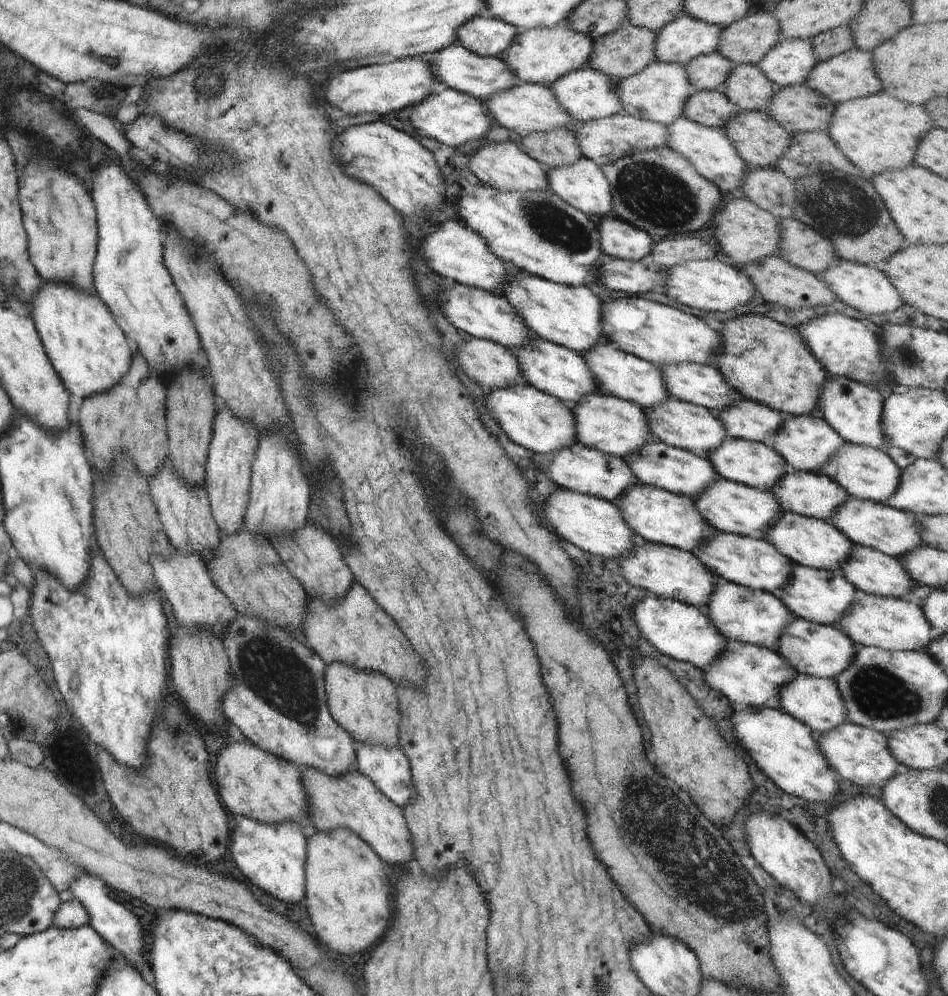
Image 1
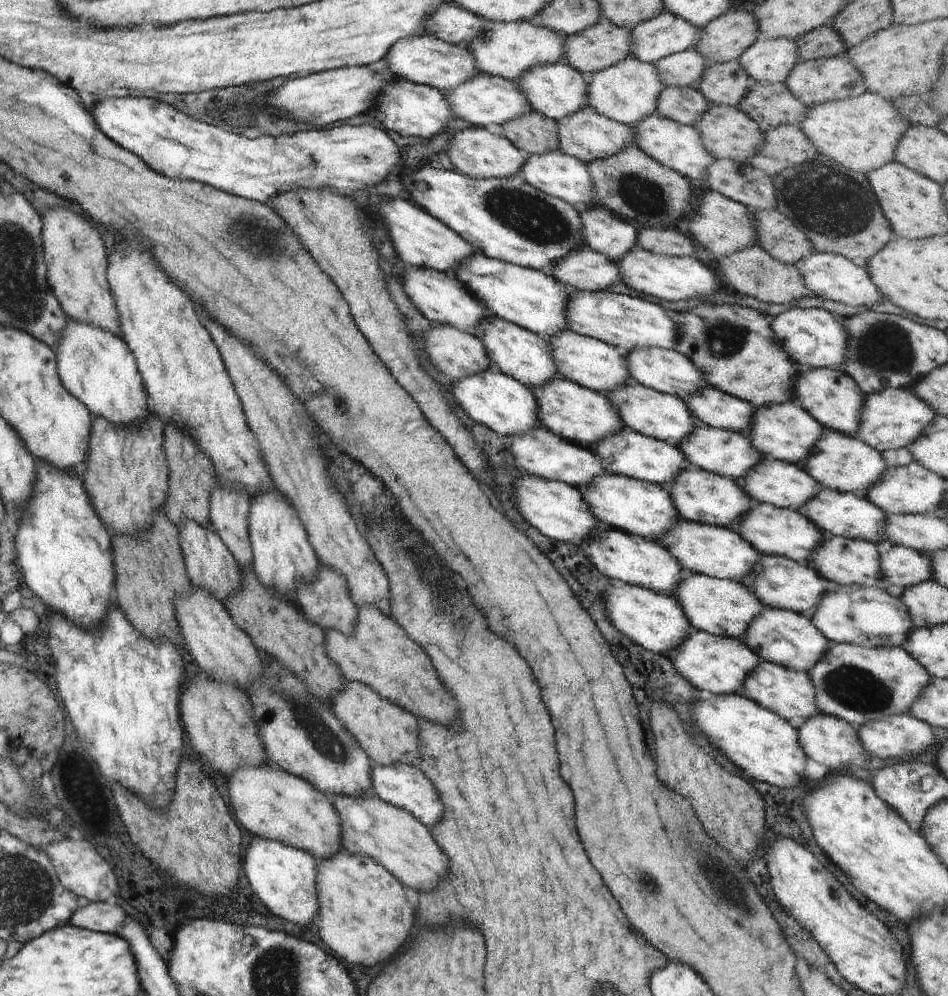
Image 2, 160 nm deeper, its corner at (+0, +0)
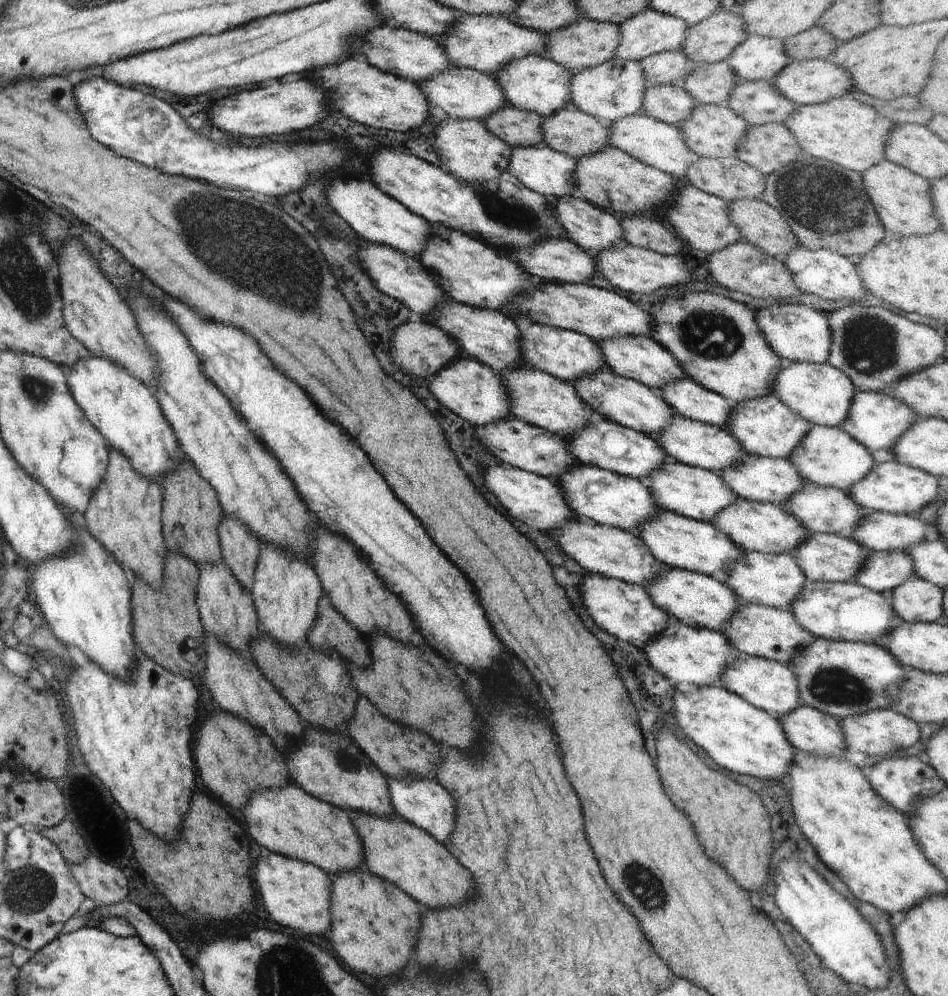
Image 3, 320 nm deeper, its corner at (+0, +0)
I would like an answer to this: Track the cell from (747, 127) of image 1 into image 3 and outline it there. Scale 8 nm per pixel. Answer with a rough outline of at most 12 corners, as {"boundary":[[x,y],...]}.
{"boundary":[[699,103],[678,125],[694,157],[735,154],[747,122]]}

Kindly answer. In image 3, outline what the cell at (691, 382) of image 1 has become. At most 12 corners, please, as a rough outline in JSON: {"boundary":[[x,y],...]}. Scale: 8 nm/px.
{"boundary":[[652,335],[600,343],[603,364],[659,391],[681,377]]}

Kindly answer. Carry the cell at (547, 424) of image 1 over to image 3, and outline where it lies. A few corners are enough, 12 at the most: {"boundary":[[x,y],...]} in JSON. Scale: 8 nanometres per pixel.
{"boundary":[[460,355],[430,380],[474,426],[510,416],[499,373]]}

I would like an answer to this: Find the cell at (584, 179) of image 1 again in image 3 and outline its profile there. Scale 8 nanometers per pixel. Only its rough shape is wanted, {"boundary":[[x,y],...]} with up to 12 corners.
{"boundary":[[544,144],[513,147],[507,172],[554,201],[573,192],[577,161]]}

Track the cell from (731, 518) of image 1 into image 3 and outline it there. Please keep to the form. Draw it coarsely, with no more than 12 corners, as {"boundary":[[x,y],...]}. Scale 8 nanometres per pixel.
{"boundary":[[666,455],[658,508],[710,524],[734,500],[720,473]]}

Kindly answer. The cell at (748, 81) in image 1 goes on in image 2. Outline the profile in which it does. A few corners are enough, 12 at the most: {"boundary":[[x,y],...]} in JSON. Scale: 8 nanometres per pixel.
{"boundary":[[738,61],[708,65],[691,86],[708,104],[738,106],[758,83]]}

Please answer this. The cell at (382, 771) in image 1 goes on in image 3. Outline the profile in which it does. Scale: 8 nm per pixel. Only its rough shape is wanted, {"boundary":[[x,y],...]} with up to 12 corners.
{"boundary":[[388,778],[395,815],[446,845],[454,798],[434,779]]}

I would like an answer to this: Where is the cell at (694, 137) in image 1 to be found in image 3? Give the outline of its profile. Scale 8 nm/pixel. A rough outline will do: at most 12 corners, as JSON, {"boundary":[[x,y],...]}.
{"boundary":[[643,112],[608,127],[611,147],[673,176],[694,158],[678,126]]}

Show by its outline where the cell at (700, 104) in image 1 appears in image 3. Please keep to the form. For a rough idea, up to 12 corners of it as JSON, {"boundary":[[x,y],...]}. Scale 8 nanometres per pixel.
{"boundary":[[647,84],[642,112],[678,126],[698,105],[681,84]]}

